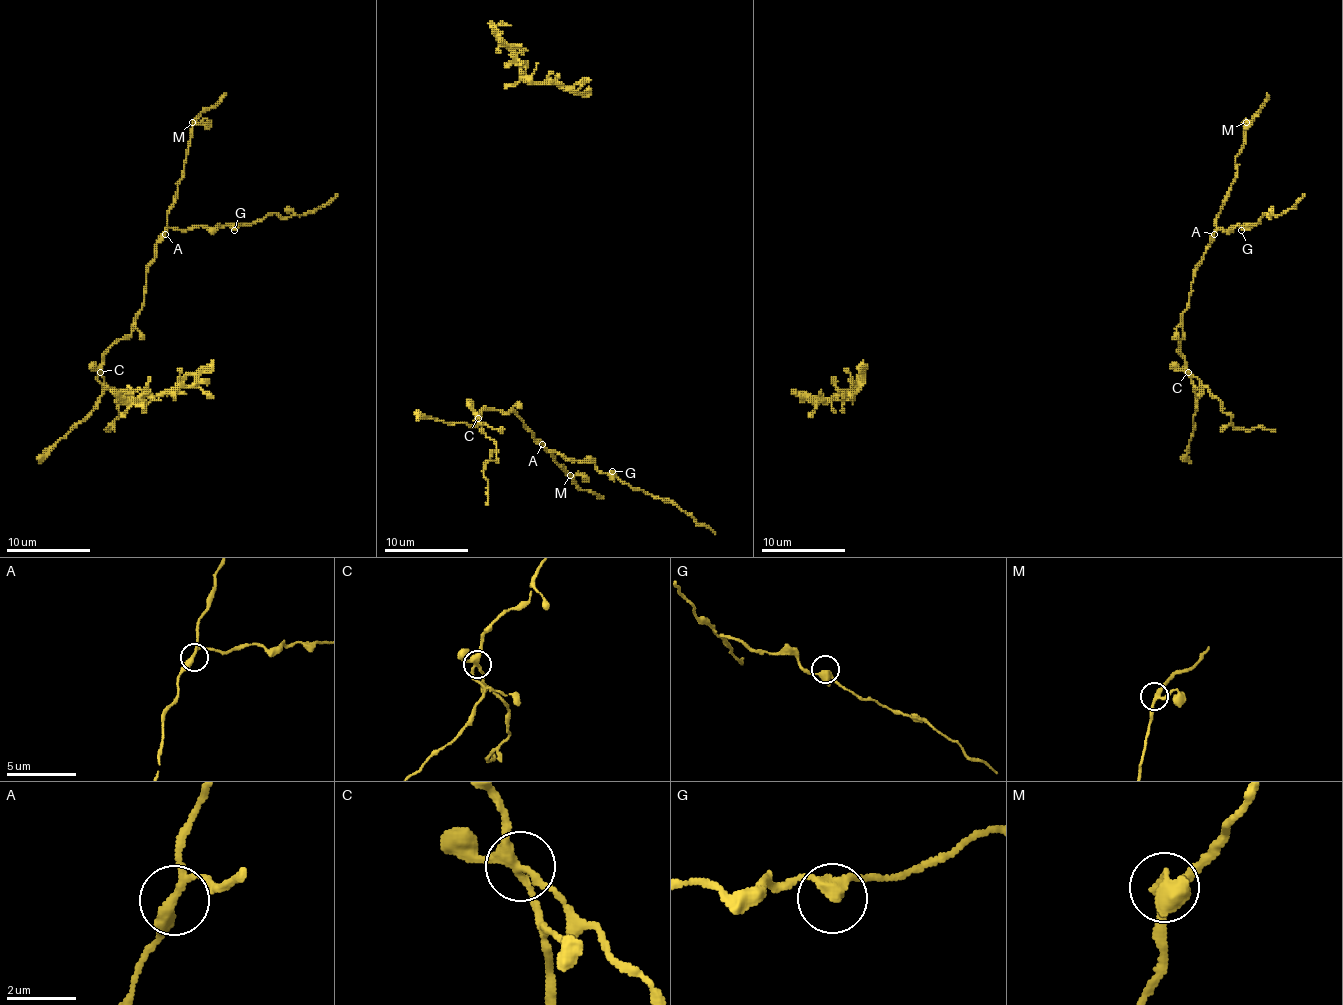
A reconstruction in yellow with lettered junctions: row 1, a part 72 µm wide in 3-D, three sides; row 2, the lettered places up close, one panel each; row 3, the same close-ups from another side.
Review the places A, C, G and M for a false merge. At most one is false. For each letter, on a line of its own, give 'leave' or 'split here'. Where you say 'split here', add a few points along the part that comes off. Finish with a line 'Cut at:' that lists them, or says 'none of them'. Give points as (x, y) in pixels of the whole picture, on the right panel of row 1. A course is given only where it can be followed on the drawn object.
A: leave
C: split here | (1189, 373), (1216, 398), (1231, 423), (1241, 429), (1275, 429)
G: leave
M: leave
Cut at: C

